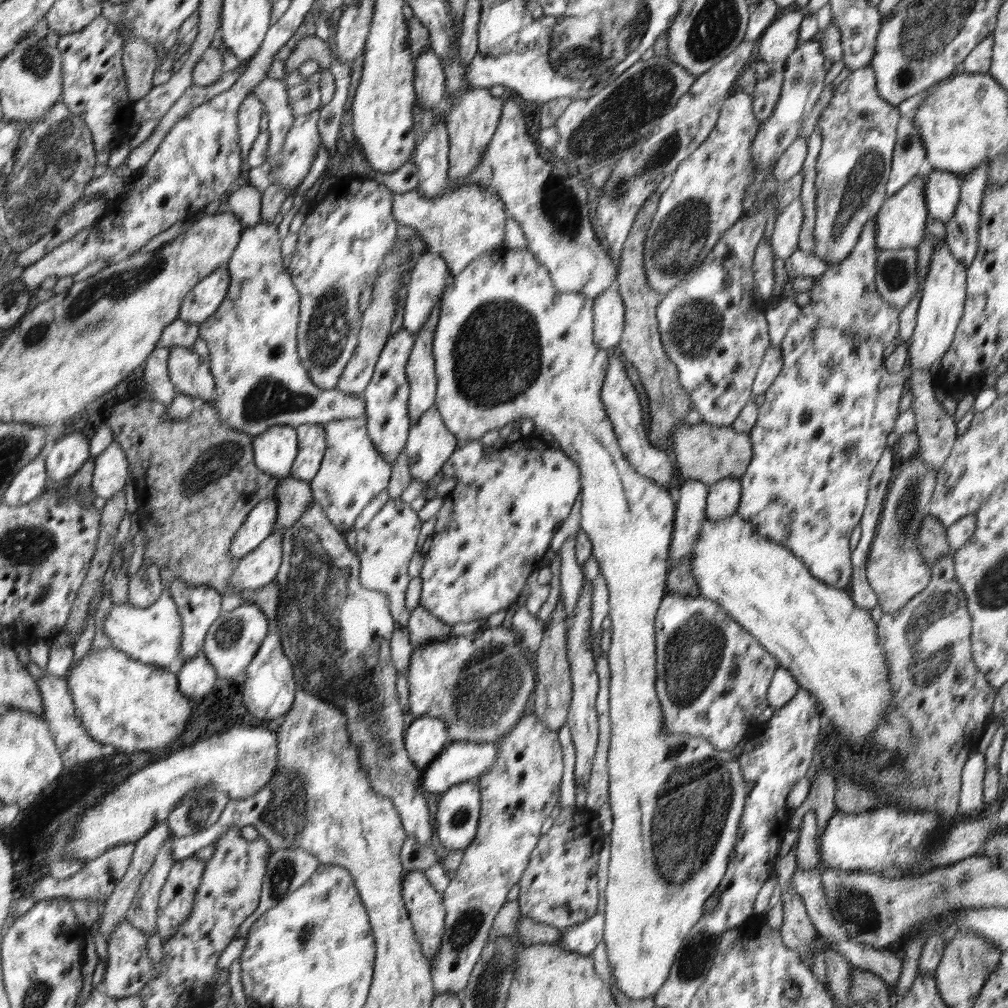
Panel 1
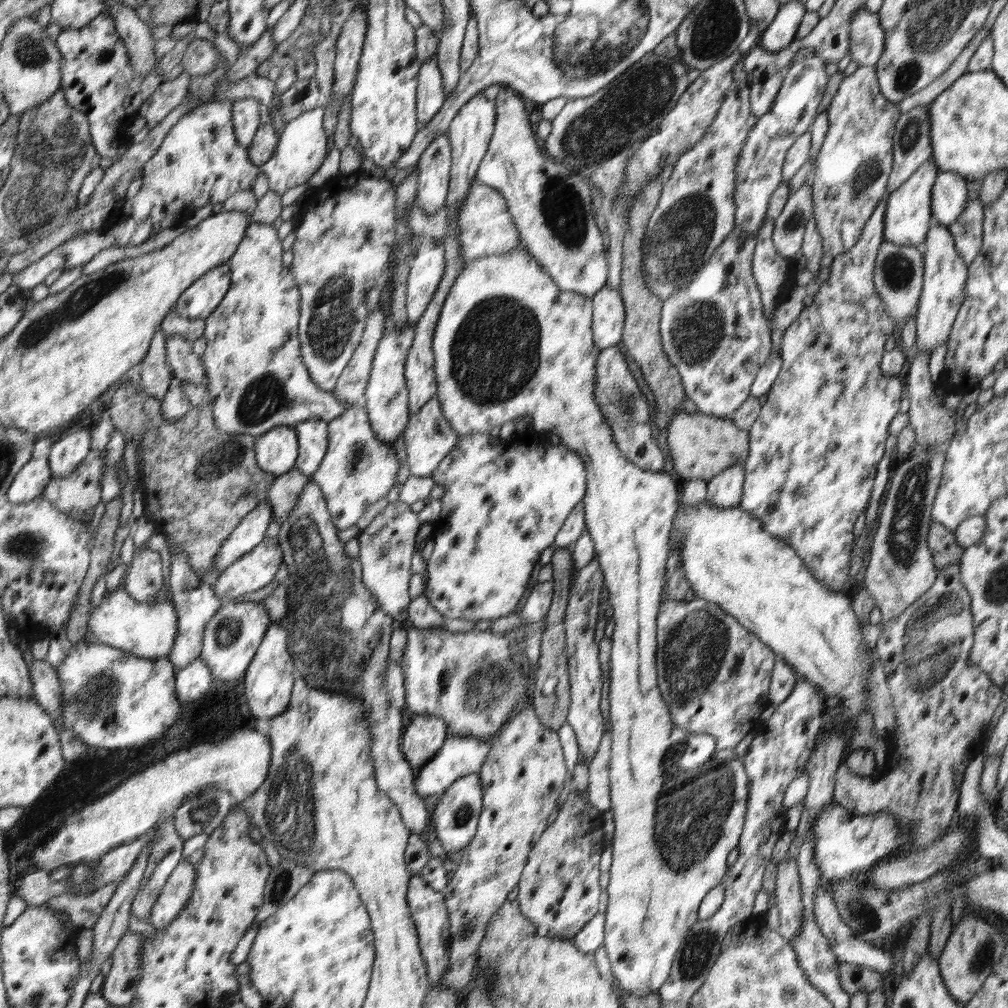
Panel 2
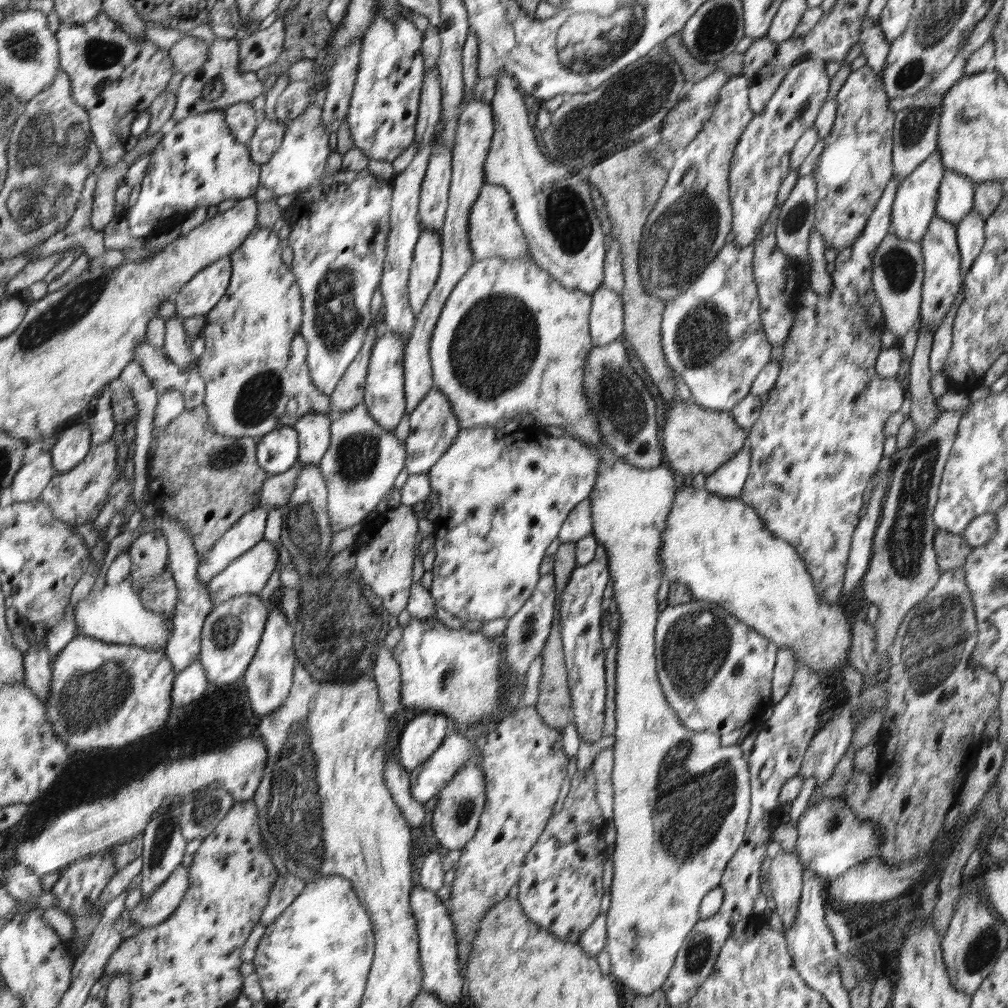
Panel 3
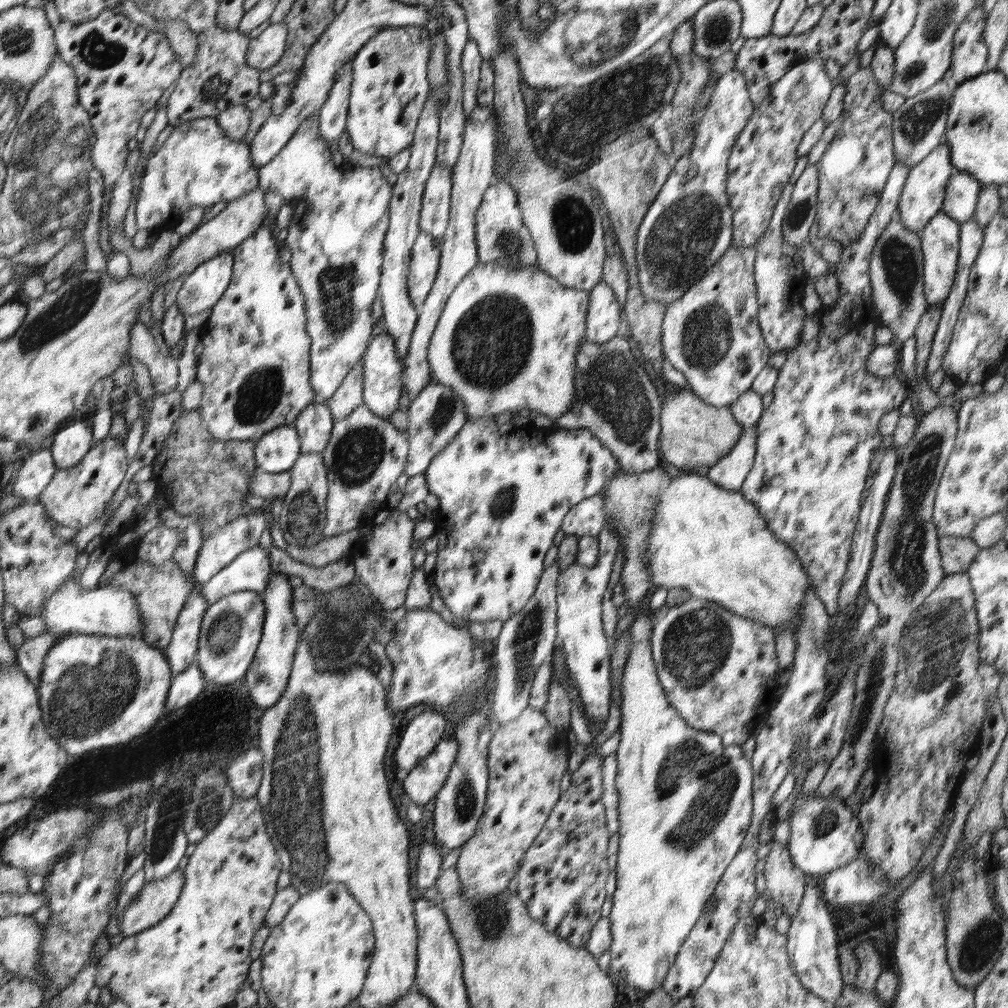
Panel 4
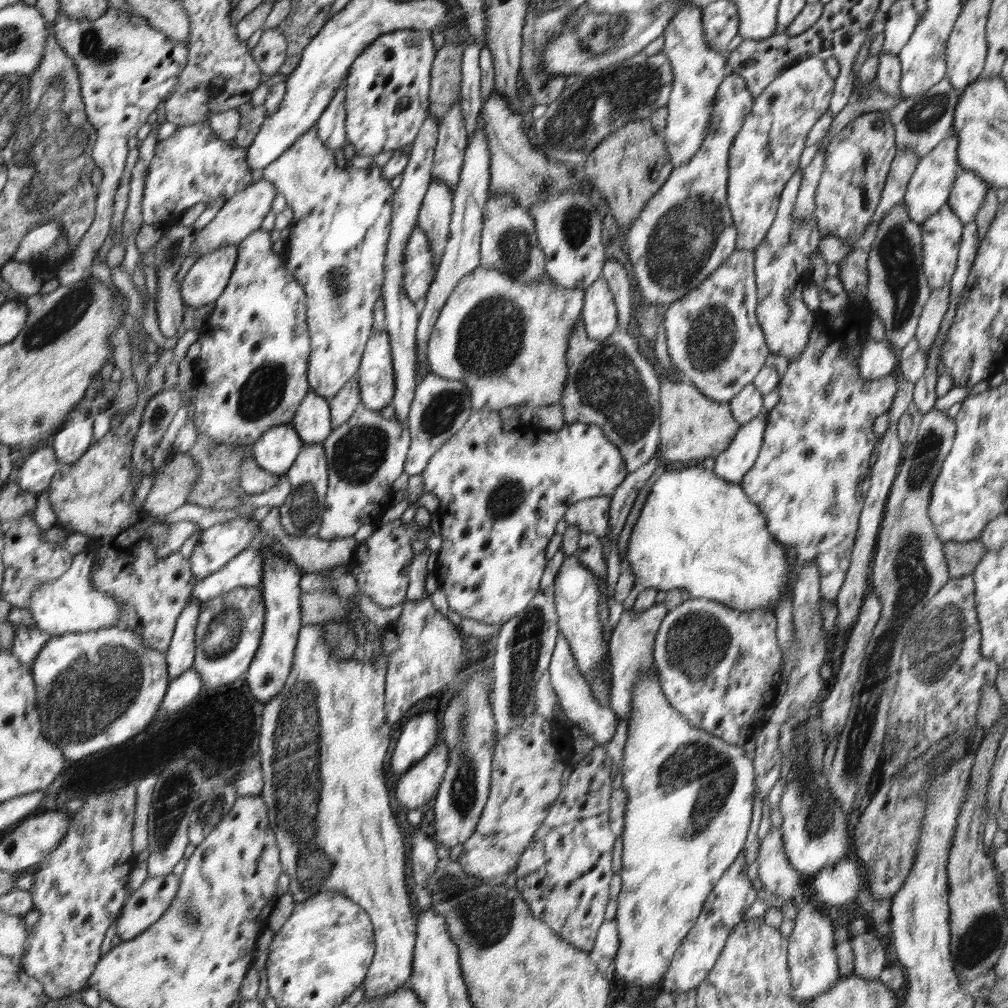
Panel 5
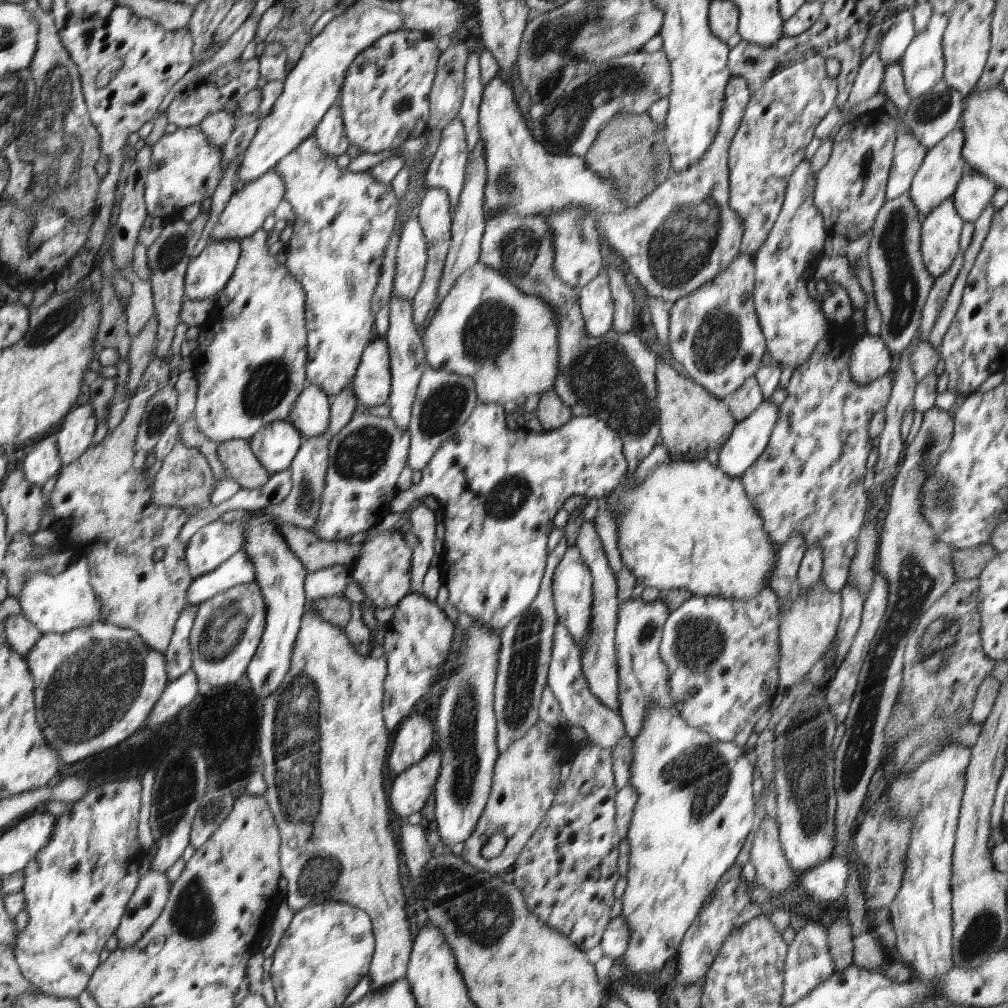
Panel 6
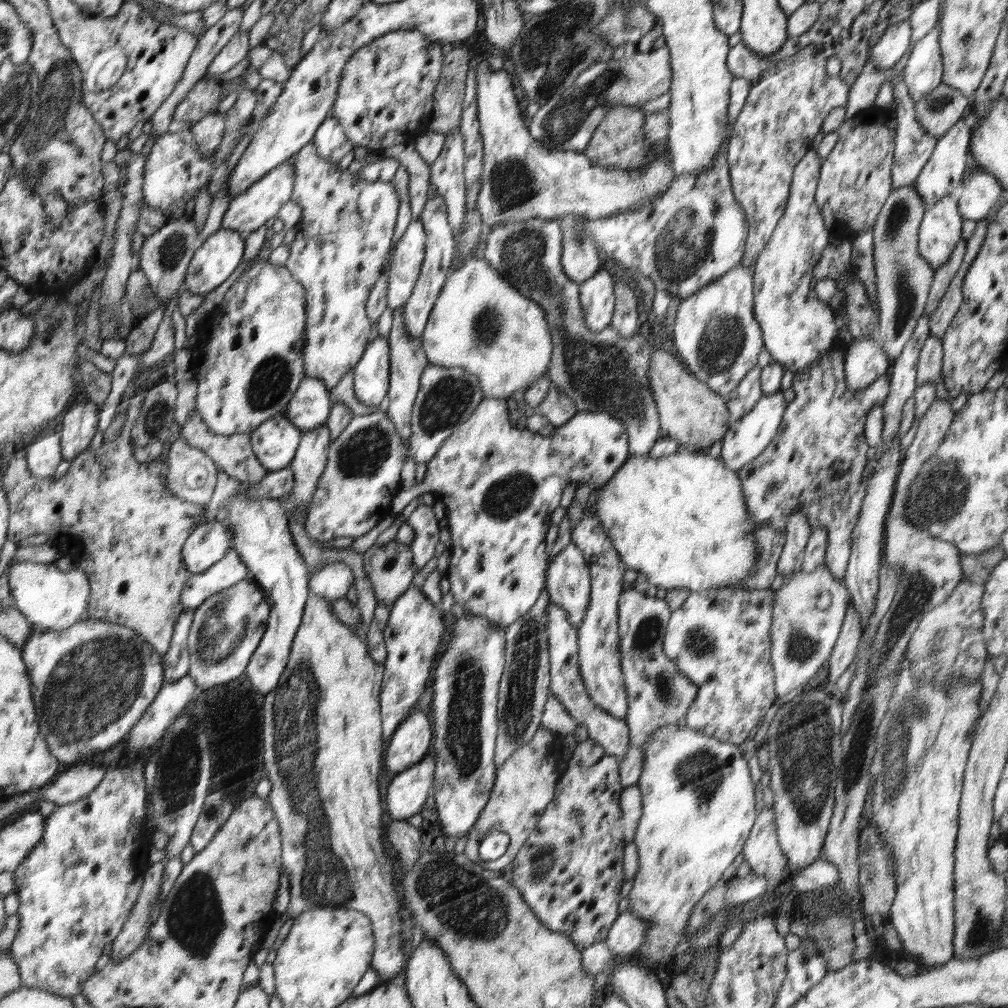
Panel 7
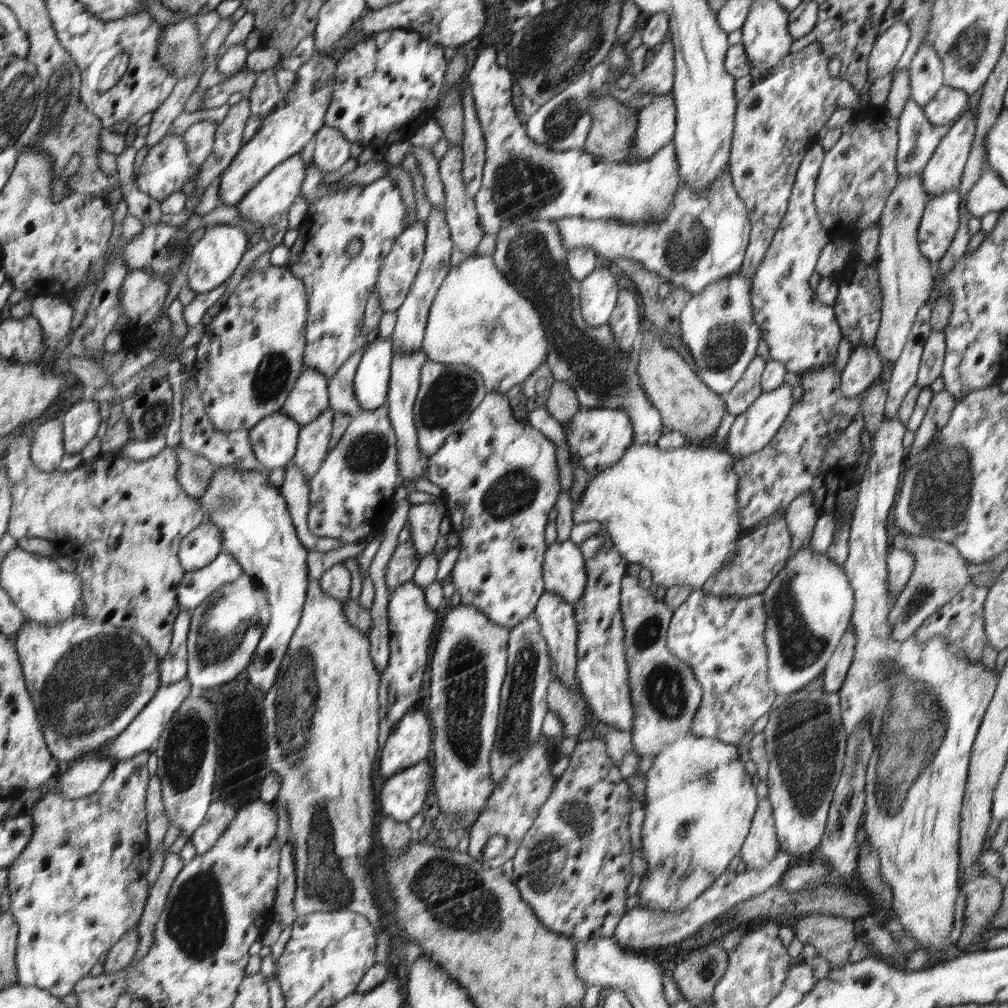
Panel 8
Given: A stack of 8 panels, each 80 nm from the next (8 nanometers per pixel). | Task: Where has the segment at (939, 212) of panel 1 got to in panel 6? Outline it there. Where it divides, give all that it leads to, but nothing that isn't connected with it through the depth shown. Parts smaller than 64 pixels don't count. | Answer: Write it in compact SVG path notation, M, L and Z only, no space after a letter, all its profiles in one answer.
M967 169L957 184L954 198L956 212L965 222L974 222L984 208L992 203L999 186L983 174Z

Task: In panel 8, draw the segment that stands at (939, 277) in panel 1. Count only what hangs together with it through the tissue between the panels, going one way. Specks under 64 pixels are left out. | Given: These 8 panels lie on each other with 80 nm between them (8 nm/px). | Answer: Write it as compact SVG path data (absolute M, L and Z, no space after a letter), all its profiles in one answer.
M955 190L929 198L917 239L920 252L935 266L952 244L959 229L960 192Z

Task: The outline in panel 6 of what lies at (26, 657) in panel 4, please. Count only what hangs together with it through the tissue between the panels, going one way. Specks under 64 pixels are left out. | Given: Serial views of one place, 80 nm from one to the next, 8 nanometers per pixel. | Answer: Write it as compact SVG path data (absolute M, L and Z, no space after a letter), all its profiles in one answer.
M22 614L9 617L4 625L6 626L8 645L26 660L27 654L39 642L39 638L43 636L44 632L34 623L29 622Z

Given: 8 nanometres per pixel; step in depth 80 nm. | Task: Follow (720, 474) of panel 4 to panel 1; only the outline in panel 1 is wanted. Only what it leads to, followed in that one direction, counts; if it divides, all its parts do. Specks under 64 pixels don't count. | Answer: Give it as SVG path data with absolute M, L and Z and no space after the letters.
M723 478L709 486L705 516L711 520L721 520L737 512L741 499L740 478Z

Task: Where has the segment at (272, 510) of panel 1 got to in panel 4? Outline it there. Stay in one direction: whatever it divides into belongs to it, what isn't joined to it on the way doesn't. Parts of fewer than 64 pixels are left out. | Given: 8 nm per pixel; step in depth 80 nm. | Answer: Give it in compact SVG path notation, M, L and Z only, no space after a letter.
M254 510L248 515L241 515L229 522L223 528L219 528L217 532L213 532L206 541L203 541L203 546L198 551L196 563L194 566L194 581L197 586L202 586L210 581L220 570L225 566L230 565L240 554L252 549L259 544L260 538L265 530L268 529L266 511Z

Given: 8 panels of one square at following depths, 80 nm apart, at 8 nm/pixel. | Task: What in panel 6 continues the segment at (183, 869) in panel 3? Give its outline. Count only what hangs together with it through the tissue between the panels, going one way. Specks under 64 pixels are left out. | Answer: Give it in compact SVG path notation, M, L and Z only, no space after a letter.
M150 867L139 882L139 888L130 898L126 916L116 929L118 949L131 947L158 920L171 894L172 882L164 872Z

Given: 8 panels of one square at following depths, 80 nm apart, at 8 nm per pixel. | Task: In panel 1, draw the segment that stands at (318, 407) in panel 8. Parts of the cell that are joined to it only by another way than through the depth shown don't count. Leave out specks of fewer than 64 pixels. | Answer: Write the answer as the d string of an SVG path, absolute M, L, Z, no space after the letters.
M304 423L298 427L299 454L295 458L291 476L309 482L316 476L327 447L326 427L325 423Z

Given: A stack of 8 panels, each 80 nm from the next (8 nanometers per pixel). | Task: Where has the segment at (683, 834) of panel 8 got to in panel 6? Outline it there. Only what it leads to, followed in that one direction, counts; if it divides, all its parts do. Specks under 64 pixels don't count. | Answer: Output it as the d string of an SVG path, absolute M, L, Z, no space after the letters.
M652 705L643 718L643 728L640 729L639 736L634 738L631 746L632 760L629 766L631 777L629 786L637 790L637 799L633 808L632 822L628 828L625 838L628 839L630 853L628 856L628 872L626 874L627 885L622 895L621 916L626 919L629 926L629 943L626 954L622 955L624 972L640 976L640 974L658 975L664 968L666 960L676 953L681 945L686 931L697 920L699 911L705 902L706 896L716 888L718 881L738 858L738 852L742 850L750 830L754 826L755 800L752 794L752 771L754 769L750 760L746 757L747 752L743 746L738 746L732 741L724 742L712 738L703 730L690 726L679 714L673 714L670 709L660 705Z

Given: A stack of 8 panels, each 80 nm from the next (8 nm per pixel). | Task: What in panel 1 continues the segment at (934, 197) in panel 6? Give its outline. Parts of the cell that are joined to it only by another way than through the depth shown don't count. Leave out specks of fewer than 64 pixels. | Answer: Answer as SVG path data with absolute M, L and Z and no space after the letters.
M916 175L908 184L892 197L887 198L884 206L875 216L876 221L876 246L880 250L900 250L904 248L916 248L923 239L927 220L930 218L926 209L925 182L927 176Z

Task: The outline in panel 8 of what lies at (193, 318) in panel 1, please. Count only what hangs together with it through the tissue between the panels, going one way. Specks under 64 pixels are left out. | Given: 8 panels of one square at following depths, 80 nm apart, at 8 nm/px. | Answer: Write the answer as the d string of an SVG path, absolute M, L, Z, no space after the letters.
M211 225L206 227L206 231L200 241L192 248L188 258L188 279L186 284L196 293L210 292L216 289L224 280L229 280L228 276L234 274L238 262L242 260L242 254L246 252L248 236L244 232L244 227L232 225Z

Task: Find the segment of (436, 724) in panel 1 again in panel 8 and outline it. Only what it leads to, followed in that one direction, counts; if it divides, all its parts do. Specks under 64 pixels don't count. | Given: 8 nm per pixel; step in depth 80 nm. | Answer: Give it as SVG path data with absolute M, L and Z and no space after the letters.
M424 712L406 713L392 727L380 754L380 776L391 776L426 759L432 748L433 729Z

